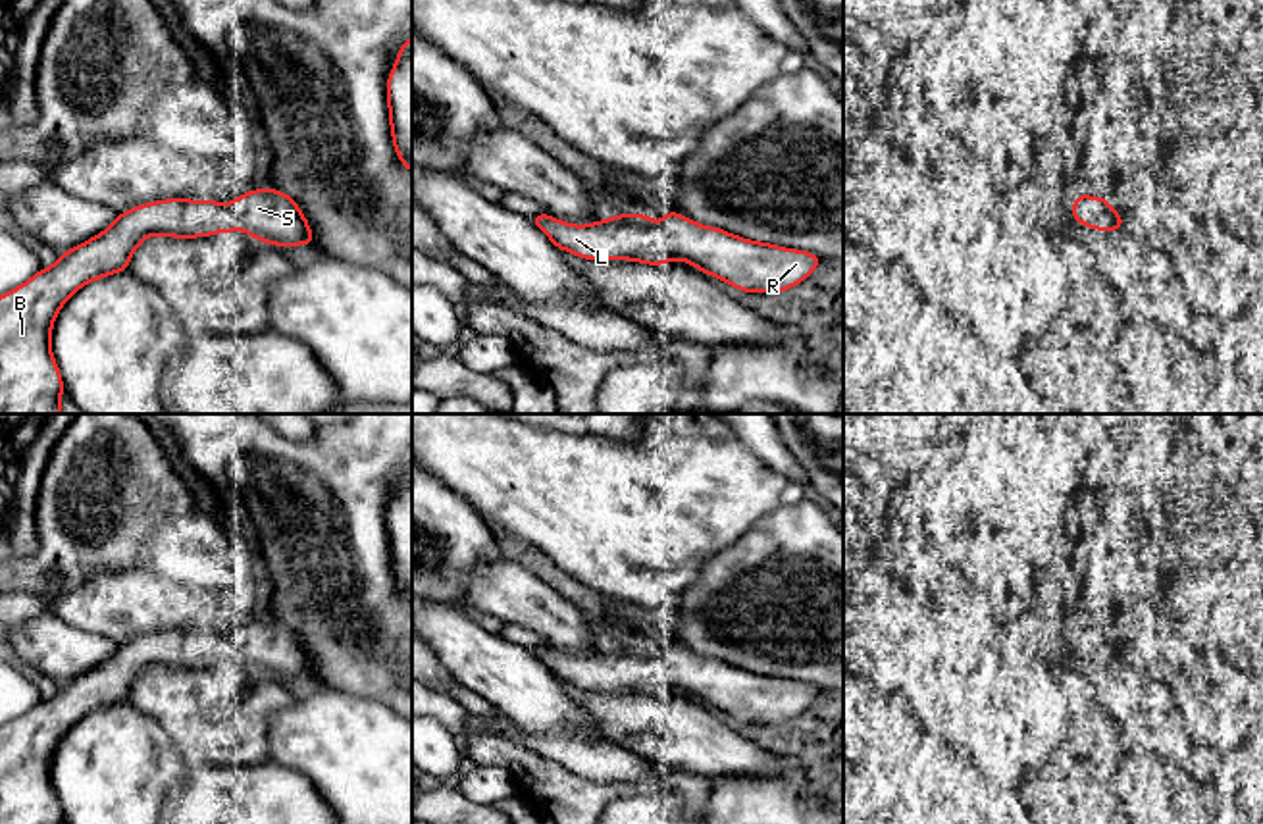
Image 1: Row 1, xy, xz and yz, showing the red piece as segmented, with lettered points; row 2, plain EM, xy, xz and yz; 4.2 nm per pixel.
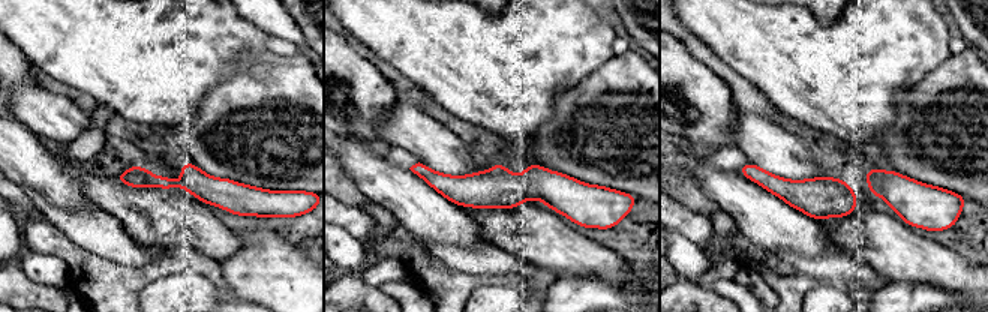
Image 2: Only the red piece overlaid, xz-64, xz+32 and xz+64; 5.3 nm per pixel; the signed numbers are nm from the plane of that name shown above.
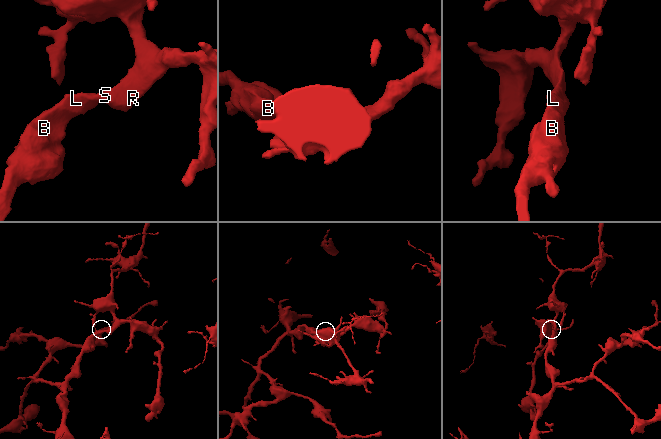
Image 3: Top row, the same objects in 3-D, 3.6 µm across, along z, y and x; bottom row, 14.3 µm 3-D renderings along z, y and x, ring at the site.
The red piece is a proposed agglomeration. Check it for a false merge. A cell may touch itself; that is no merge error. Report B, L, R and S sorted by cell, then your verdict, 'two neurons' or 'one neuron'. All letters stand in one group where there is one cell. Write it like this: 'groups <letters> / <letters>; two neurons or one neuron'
groups B L R S; one neuron

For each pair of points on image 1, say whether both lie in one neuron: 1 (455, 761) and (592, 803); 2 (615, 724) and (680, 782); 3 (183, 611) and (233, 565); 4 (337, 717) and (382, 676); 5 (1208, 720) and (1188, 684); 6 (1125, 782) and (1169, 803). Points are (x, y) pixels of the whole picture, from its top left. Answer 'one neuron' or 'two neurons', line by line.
1: two neurons
2: two neurons
3: two neurons
4: two neurons
5: one neuron
6: one neuron

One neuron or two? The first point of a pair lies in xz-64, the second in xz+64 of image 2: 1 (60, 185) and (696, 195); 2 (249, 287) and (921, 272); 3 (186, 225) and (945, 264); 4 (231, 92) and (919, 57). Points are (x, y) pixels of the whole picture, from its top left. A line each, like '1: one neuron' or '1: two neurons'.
1: two neurons
2: two neurons
3: one neuron
4: two neurons

